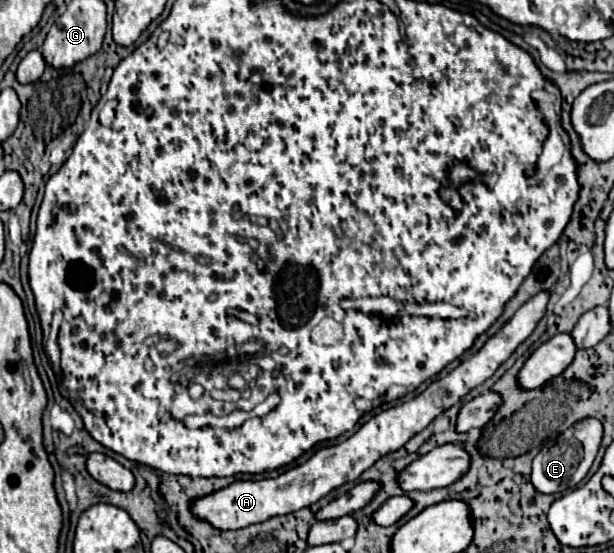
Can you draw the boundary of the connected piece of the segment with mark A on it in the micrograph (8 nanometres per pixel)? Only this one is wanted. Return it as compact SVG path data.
M541 290L531 300L527 300L515 316L493 336L487 340L487 344L469 360L461 362L451 374L445 378L435 380L429 384L425 392L415 396L413 400L407 400L403 404L397 404L377 416L373 416L367 424L363 424L351 438L347 438L343 444L323 448L315 452L305 464L295 466L281 474L279 478L263 478L263 480L247 480L247 482L235 482L219 492L213 492L205 498L199 498L193 502L193 512L197 518L203 518L211 522L219 530L237 530L245 528L249 524L265 522L273 516L291 514L301 508L307 508L327 496L331 490L343 486L345 482L357 480L367 468L371 468L381 456L395 452L403 448L409 438L413 438L417 432L425 430L431 420L435 420L441 412L457 404L465 394L469 394L473 388L481 386L487 378L495 374L495 370L515 352L515 348L531 336L537 322L545 316L547 302L549 302L549 290Z

